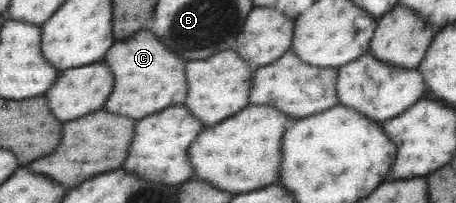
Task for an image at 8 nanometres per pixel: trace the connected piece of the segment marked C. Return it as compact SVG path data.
M148 27L123 40L115 40L104 60L114 75L114 89L104 107L108 113L142 119L160 109L181 105L186 100L186 63L182 61L182 57L174 55L164 43L160 43L160 39Z

